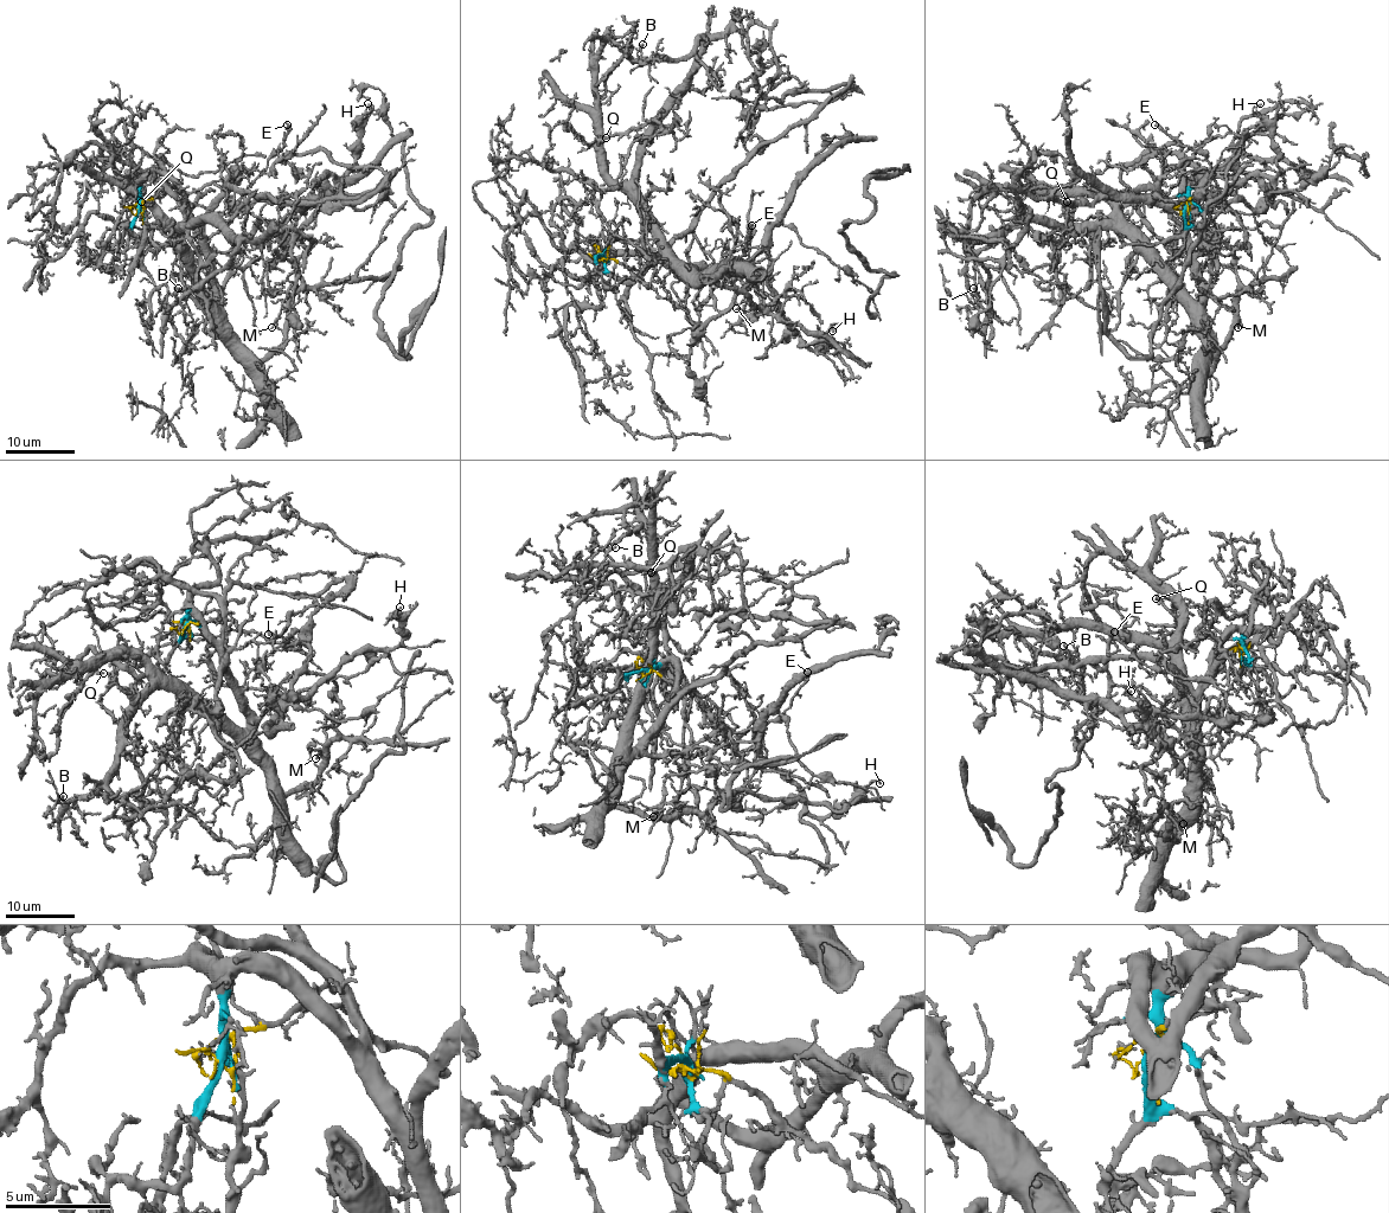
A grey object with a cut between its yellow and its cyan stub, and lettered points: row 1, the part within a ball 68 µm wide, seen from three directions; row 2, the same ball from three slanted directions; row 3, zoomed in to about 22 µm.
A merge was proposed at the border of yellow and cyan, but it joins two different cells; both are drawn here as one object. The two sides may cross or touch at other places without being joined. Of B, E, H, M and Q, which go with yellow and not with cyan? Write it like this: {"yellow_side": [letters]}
{"yellow_side": ["E", "H"]}

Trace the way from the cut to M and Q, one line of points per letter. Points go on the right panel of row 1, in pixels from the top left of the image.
M: (1188, 211), (1185, 180), (1185, 236), (1199, 291), (1199, 337), (1211, 365), (1226, 344), (1233, 307), (1237, 328)
Q: (1188, 211), (1185, 180), (1188, 237), (1199, 286), (1196, 300), (1106, 200), (1076, 194), (1074, 206), (1067, 203)

